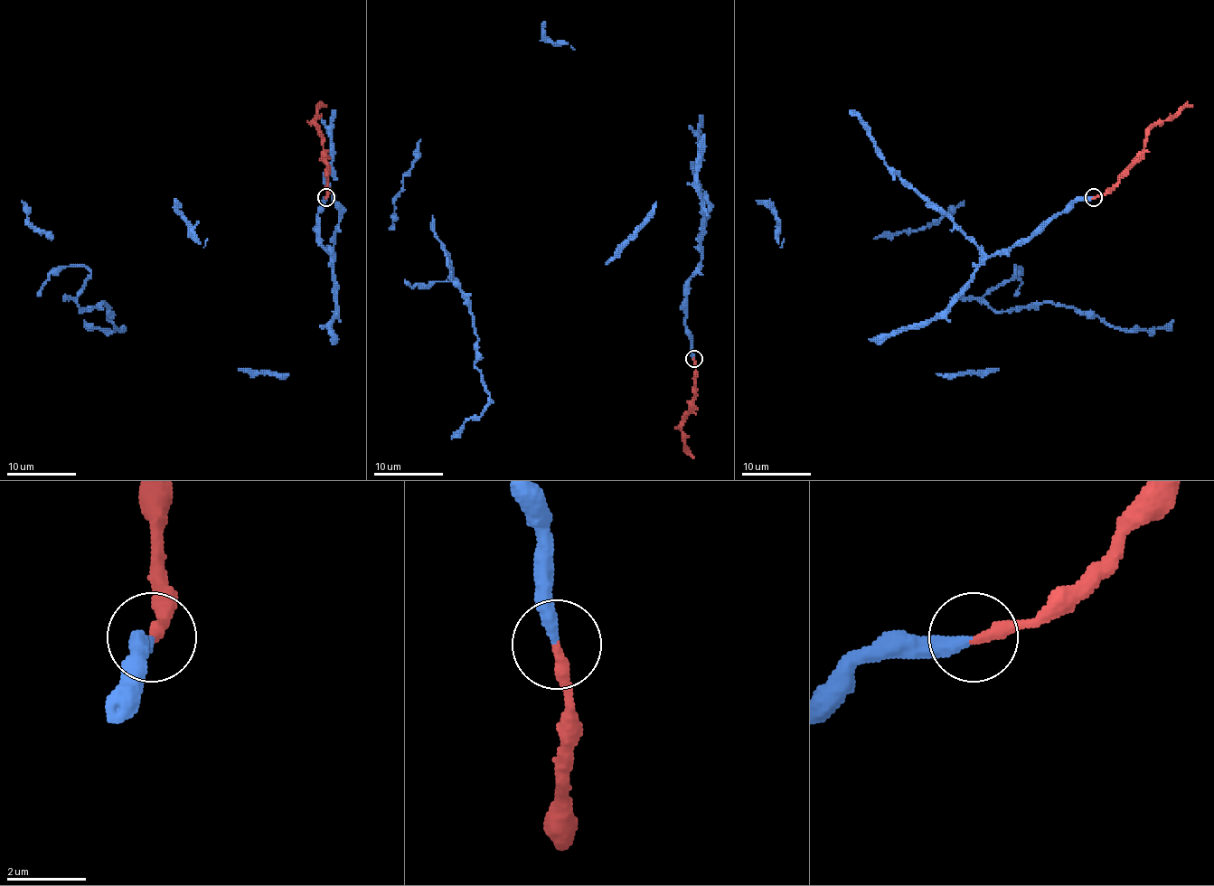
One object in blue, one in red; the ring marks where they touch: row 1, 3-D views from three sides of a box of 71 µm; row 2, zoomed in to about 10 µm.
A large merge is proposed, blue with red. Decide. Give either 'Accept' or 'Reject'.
Accept

